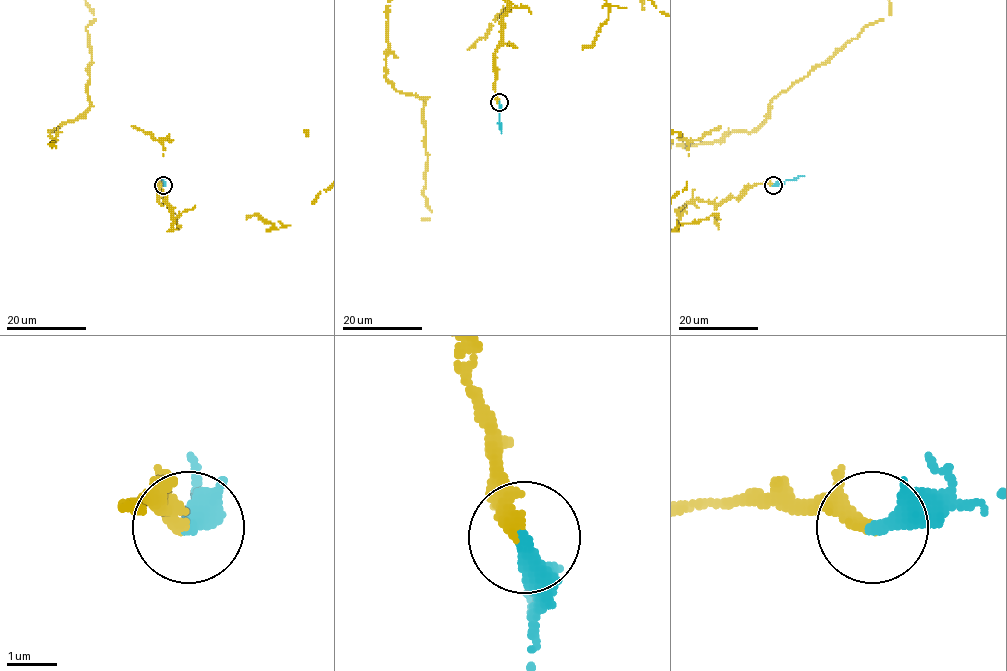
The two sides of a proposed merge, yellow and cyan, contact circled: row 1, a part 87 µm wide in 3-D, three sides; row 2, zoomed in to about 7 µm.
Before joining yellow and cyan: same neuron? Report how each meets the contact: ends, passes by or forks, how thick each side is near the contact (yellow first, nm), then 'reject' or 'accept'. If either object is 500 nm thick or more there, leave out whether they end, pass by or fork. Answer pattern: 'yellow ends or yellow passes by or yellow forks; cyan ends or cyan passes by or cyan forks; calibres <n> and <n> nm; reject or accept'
yellow passes by; cyan passes by; calibres 200 and 280 nm; accept

